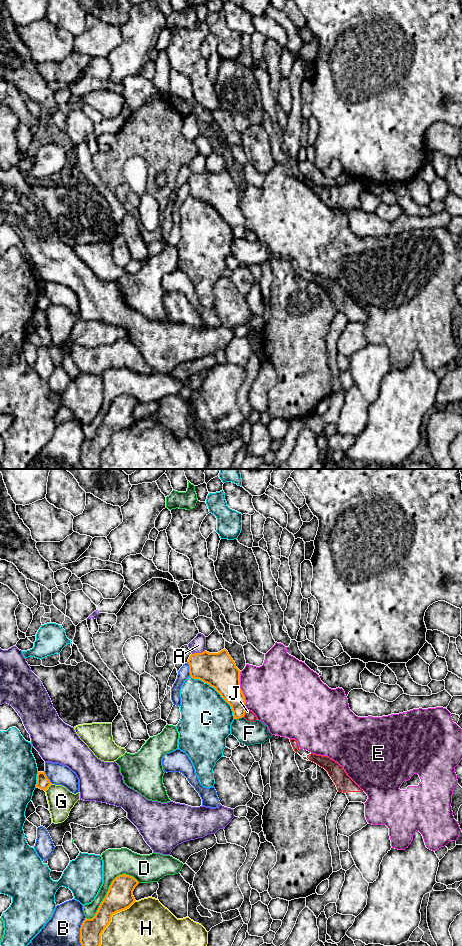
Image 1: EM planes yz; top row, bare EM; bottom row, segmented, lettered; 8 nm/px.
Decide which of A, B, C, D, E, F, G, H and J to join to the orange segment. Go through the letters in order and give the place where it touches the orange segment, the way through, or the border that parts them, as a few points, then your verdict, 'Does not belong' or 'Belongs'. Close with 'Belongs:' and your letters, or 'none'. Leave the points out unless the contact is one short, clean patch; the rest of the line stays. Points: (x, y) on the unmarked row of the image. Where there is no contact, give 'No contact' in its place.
A: Touches orange at yz (198, 173). Does not belong
B: Touches orange at yz (80, 453). Does not belong
C: Touches orange at yz (217, 211). Does not belong
D: Touches orange at yz (109, 408). Does not belong
E: Touches orange at yz (241, 210). Does not belong
F: Touches orange at yz (238, 238). Boundary: yz (243, 236), (234, 239). Does not belong
G: Touches orange at yz (48, 306). Does not belong
H: Touches orange at yz (110, 440). Does not belong
J: Touches orange at yz (244, 233). Boundary: yz (246, 229), (243, 236). Does not belong
Belongs: none

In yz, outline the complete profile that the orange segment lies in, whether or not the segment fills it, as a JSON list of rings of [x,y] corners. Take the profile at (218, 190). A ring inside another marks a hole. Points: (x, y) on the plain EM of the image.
[[[226,169],[218,173],[202,173],[191,174],[188,179],[189,193],[194,199],[199,199],[204,203],[213,207],[221,217],[231,226],[234,239],[244,237],[246,231],[245,216],[240,208],[240,190],[236,187],[235,182]]]

